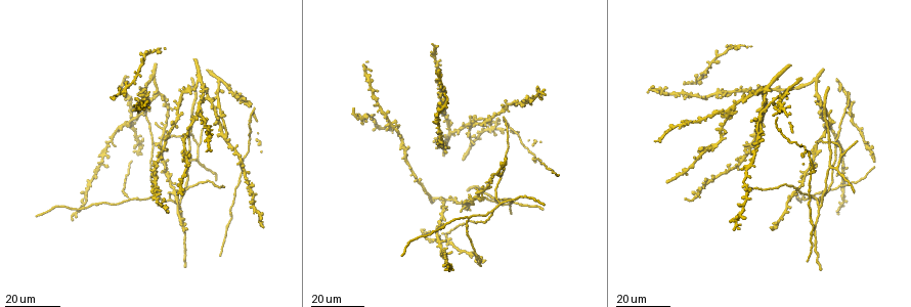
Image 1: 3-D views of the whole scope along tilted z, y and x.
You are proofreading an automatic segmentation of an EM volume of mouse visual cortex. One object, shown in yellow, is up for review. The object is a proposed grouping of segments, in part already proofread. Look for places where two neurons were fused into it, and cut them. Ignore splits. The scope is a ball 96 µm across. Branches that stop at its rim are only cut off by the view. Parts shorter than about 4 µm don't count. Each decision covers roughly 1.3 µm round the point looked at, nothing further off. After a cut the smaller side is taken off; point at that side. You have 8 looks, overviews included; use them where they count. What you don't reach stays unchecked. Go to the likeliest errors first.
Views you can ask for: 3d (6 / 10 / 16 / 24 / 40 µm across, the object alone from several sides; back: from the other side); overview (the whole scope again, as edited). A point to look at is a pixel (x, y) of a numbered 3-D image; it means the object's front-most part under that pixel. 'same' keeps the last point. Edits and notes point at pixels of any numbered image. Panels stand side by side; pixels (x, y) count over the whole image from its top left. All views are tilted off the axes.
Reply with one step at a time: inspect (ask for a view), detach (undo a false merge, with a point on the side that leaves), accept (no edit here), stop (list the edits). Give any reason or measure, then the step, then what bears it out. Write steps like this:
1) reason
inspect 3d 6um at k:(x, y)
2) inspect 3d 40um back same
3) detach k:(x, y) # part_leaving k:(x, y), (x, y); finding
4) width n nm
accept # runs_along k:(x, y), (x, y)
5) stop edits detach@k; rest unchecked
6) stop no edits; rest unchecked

three-way junction
inspect 3d 24um at 1:(468, 220)

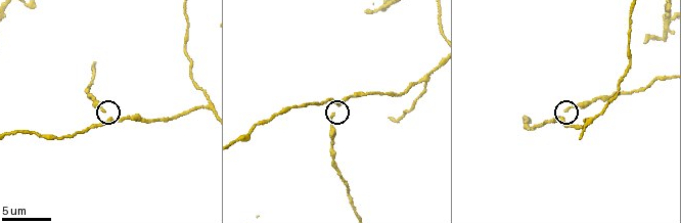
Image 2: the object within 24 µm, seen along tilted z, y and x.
inspect 3d 6um at 2:(339, 106)

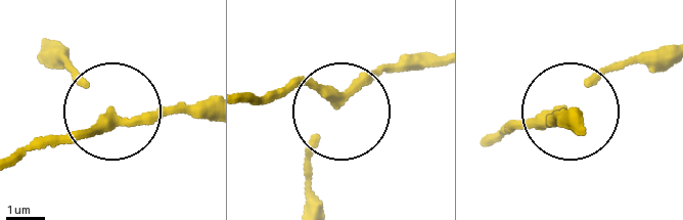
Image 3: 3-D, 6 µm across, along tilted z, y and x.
other side
inspect 3d 6um back at 3:(112, 114)

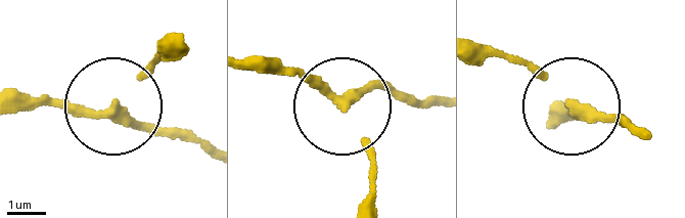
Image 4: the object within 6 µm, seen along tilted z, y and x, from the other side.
side_arm 41 um
accept # runs_along 4:(23, 105), (112, 107), (148, 131), (180, 133); all the same neuron

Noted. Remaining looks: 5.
looks like a crossing
inspect 3d 16um at 1:(222, 115)

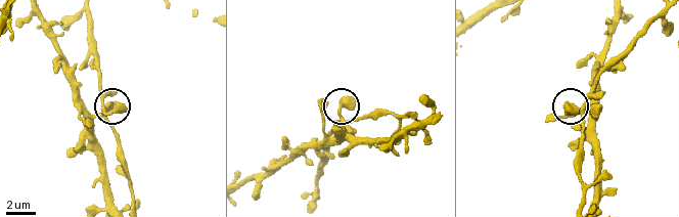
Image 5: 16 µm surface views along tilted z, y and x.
inspect 3d 6um at 5:(103, 106)

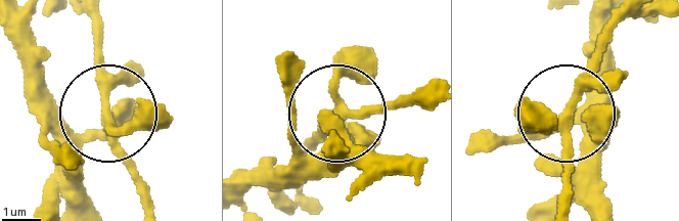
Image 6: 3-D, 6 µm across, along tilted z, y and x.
side_arm 109 um; arms 5
accept # continuous, no second neuron

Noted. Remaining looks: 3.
inspect 3d 16um at 1:(502, 201)

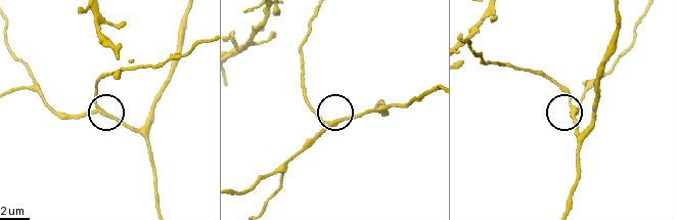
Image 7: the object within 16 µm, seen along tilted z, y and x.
zoom in
inspect 3d 6um at 7:(95, 111)

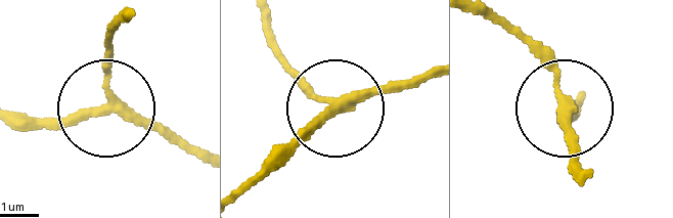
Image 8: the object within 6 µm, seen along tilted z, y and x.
width 240 nm
accept # runs_along 8:(494, 11), (569, 107), (572, 172); all the same neuron

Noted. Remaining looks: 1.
stop no edits; rest unchecked

